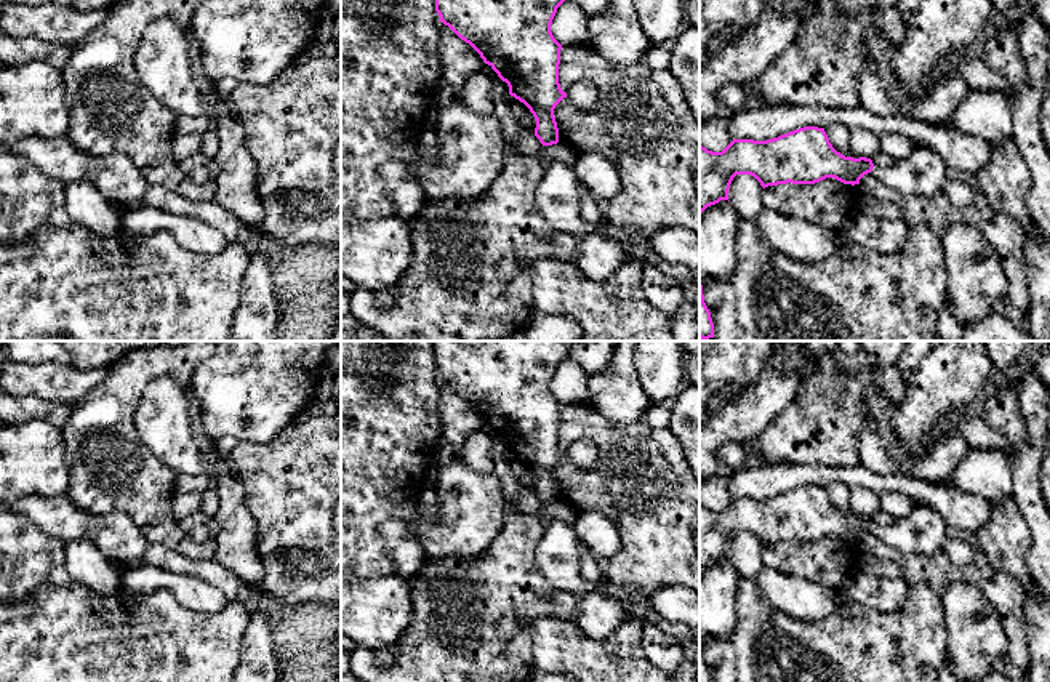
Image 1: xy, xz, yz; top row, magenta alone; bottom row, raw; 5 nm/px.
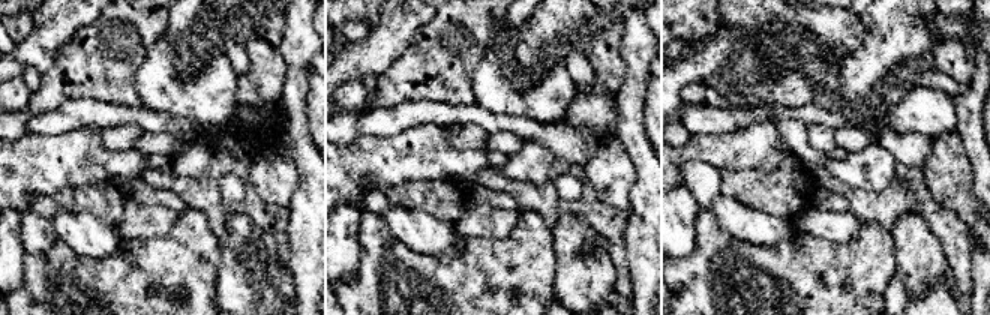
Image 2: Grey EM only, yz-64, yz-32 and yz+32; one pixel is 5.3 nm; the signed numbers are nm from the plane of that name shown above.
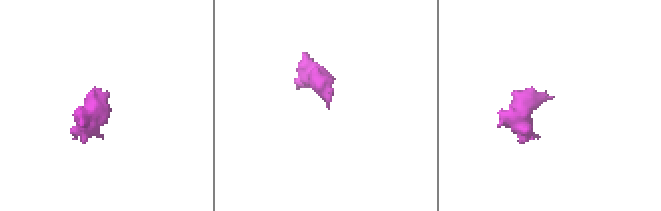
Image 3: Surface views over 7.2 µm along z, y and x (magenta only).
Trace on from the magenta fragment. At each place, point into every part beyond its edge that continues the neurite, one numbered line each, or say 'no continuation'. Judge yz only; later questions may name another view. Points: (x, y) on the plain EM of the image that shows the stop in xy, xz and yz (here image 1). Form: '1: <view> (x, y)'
1: yz (924, 530)

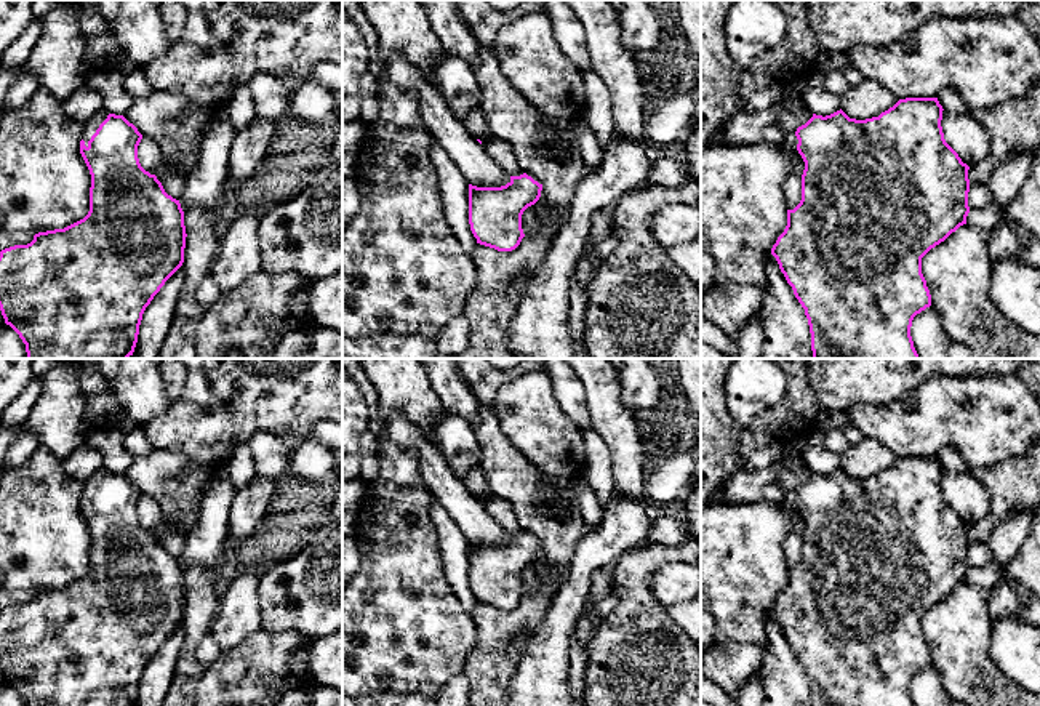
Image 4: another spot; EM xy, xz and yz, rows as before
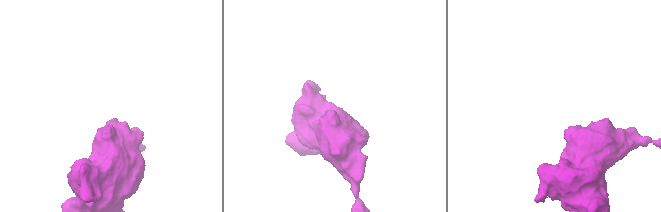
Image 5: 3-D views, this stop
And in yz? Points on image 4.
1: yz (794, 471)

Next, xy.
1: xy (92, 484)

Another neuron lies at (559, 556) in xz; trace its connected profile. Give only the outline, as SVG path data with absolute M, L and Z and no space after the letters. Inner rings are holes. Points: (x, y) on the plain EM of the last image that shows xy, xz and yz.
M482 403L474 431L491 493L514 506L518 525L542 544L541 557L565 576L574 544L587 535L573 482L534 467L509 442L498 415Z

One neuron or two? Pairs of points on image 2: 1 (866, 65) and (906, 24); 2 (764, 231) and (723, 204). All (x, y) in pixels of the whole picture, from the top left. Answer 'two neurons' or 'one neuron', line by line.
1: one neuron
2: one neuron

